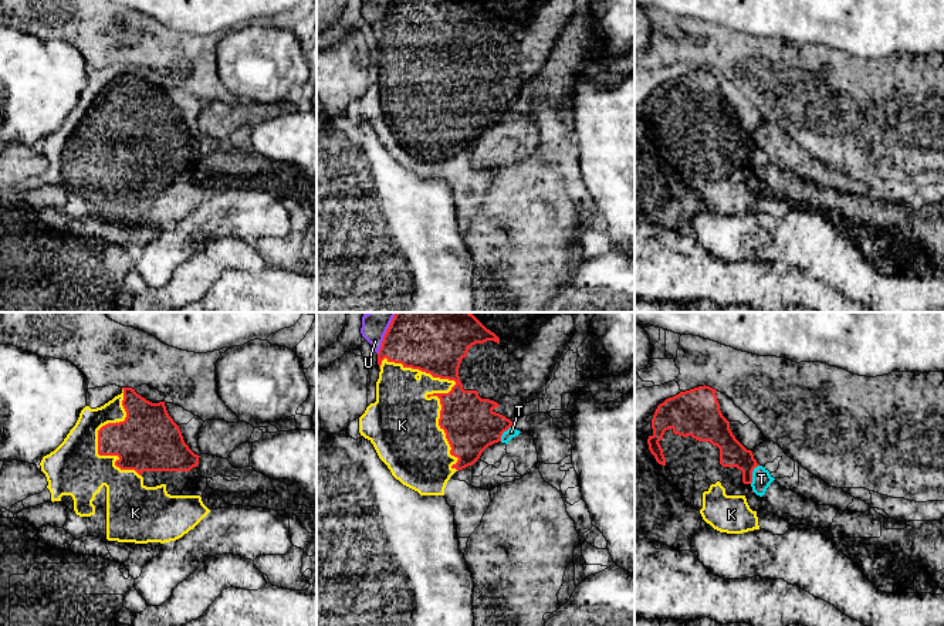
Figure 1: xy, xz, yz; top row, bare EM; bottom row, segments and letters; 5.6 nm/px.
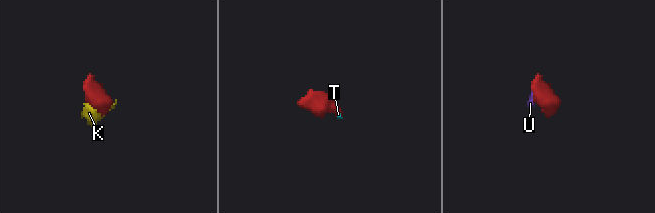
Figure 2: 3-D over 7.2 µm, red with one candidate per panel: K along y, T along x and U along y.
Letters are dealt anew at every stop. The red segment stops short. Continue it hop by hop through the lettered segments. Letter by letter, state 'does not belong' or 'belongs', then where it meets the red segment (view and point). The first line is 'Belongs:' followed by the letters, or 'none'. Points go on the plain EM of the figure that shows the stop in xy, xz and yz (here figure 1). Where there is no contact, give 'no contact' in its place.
Belongs: K
K: belongs; contact xz (442, 75)
T: does not belong; contact yz (751, 156)
U: does not belong; contact xz (383, 19)

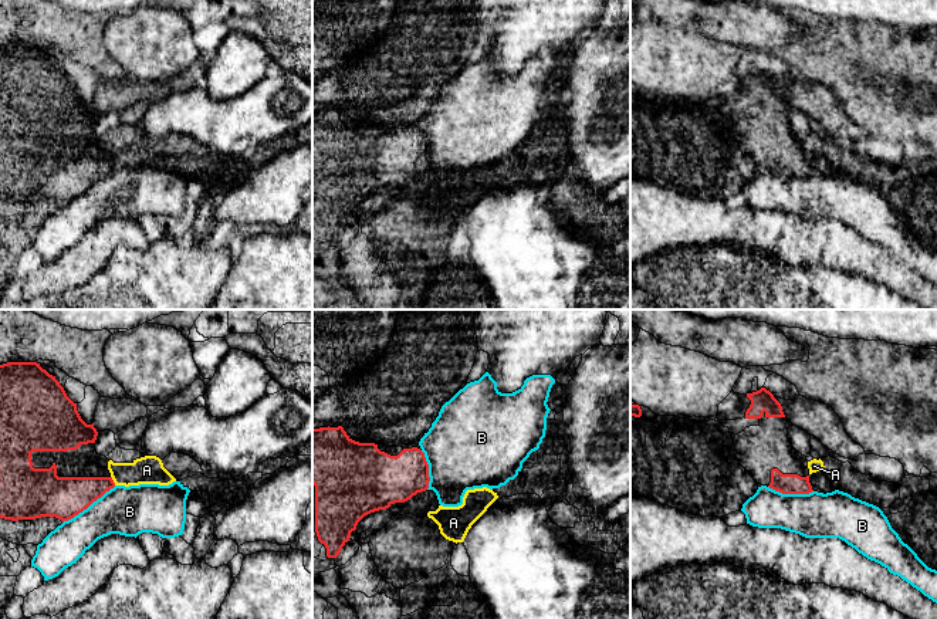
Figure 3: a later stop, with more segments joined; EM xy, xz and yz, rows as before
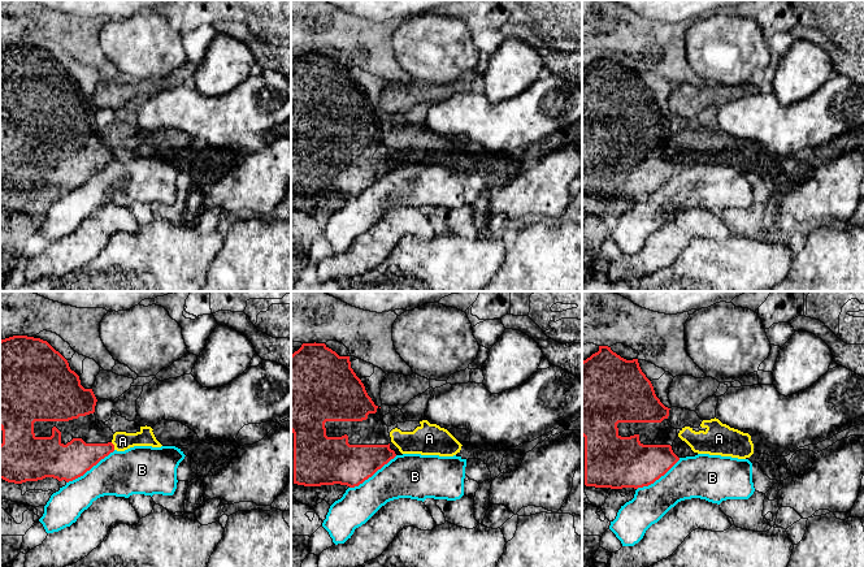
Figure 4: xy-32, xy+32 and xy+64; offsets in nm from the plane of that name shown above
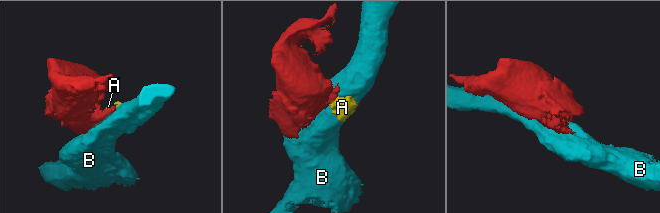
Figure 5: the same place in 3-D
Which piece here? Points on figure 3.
Belongs: none
A: does not belong; contact xy (112, 162)
B: does not belong; contact xy (88, 188)

